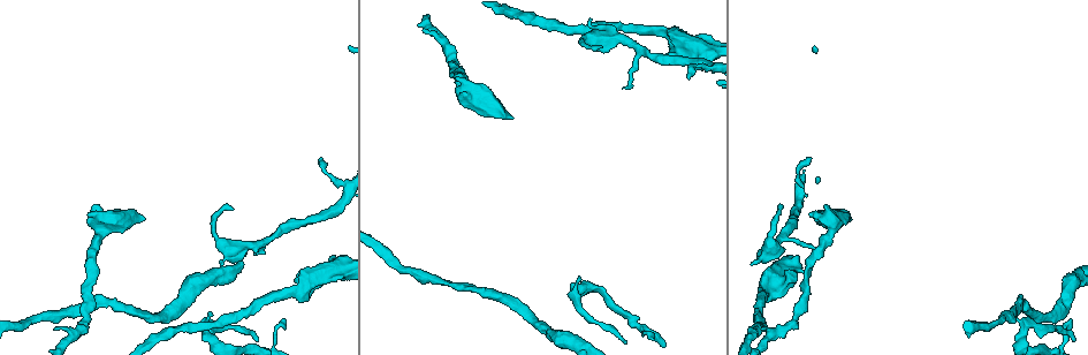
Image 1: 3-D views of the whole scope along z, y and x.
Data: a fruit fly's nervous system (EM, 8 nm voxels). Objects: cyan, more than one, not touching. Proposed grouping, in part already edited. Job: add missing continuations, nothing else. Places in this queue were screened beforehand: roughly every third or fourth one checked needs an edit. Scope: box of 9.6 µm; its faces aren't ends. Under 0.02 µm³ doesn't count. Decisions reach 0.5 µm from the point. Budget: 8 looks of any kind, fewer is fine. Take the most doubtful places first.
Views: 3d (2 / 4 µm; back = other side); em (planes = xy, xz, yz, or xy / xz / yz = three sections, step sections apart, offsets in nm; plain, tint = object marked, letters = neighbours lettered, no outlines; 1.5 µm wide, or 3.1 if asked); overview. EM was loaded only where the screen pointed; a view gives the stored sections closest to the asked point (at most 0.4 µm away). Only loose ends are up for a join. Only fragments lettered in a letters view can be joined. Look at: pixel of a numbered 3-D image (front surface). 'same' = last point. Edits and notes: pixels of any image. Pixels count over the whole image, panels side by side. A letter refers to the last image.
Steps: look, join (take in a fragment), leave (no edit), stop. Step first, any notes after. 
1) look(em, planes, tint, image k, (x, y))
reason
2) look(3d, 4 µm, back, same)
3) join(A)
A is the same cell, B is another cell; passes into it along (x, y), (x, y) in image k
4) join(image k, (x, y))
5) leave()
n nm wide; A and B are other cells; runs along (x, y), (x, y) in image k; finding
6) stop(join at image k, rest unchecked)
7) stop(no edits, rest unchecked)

look(3d, 2 µm, image 1, (589, 19))
tapers out

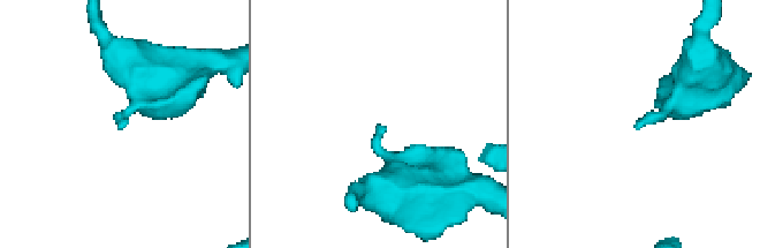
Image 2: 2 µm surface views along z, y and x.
look(em, planes, letters, image 2, (637, 128))
need the tissue

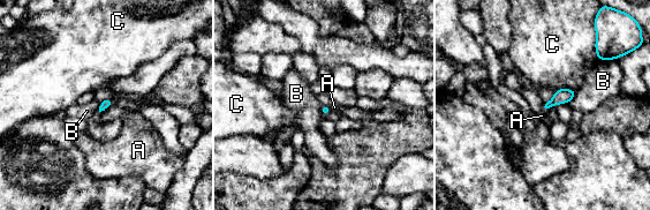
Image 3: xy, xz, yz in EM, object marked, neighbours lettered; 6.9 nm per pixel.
leave()
A, B and C are other cells; border along (112, 103), (99, 112) in image 3; no lettered fragment goes on from it

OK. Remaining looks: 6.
look(em, planes, letters, image 1, (142, 218))

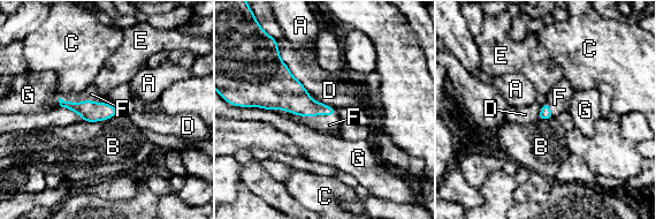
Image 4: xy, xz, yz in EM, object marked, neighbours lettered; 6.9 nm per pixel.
join(F)
F is the same cell, A, B, C, D, E and G are other cells; passes into it along (89, 111), (85, 100), (91, 93) in image 4; it goes on there

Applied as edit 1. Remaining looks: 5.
look(overview)

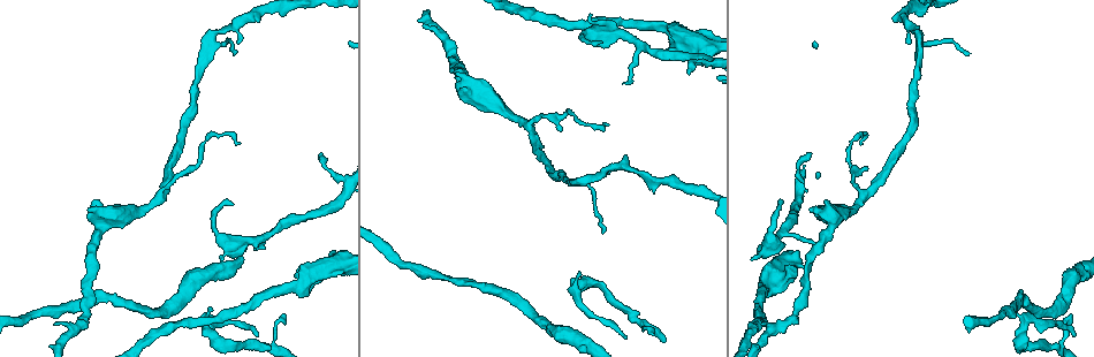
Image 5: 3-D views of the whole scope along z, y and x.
look(em, planes, tint, image 5, (579, 276))
free end

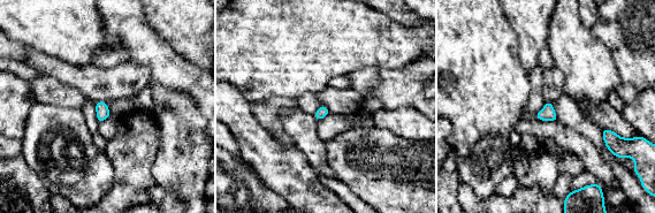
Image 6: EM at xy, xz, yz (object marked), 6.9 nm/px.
look(em, planes, letters, same)

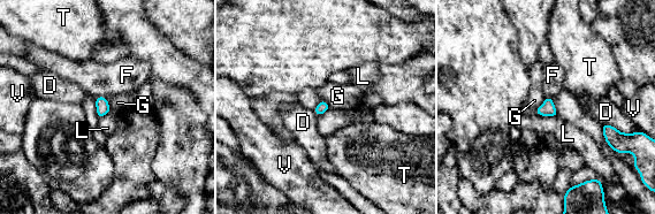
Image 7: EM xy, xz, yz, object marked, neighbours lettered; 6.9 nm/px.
leave()
D, F, G, L, T and V are other cells; border along (105, 97), (111, 112) in image 7; none of them fits

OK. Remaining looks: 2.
stop(join at image 4, rest unchecked)

